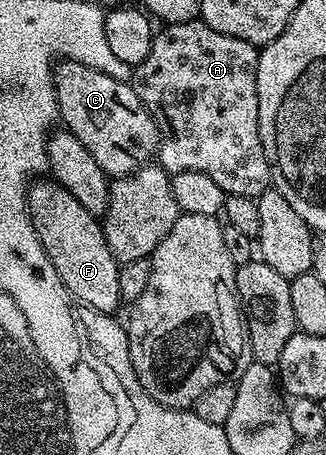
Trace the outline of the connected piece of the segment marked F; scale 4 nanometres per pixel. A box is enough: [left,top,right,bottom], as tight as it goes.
[26,178,122,313]

